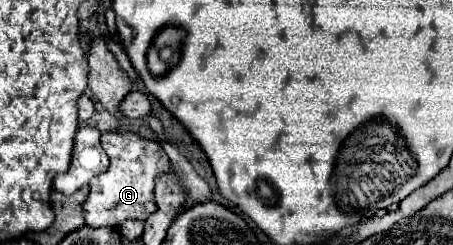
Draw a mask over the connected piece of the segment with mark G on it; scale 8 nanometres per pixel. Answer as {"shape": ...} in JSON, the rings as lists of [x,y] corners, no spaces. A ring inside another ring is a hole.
{"shape":[[[107,132],[101,136],[103,150],[109,154],[111,166],[105,174],[93,178],[89,198],[83,206],[85,210],[85,224],[99,228],[99,226],[113,226],[117,228],[127,218],[147,220],[147,216],[157,210],[153,198],[153,182],[161,170],[169,170],[169,160],[163,148],[157,142],[139,138],[137,134],[117,134]]]}

